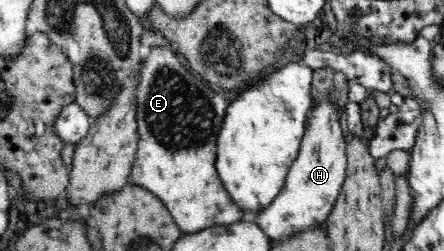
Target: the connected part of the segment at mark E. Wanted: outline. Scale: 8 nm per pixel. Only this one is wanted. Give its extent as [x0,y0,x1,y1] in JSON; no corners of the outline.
[131,48,250,233]

